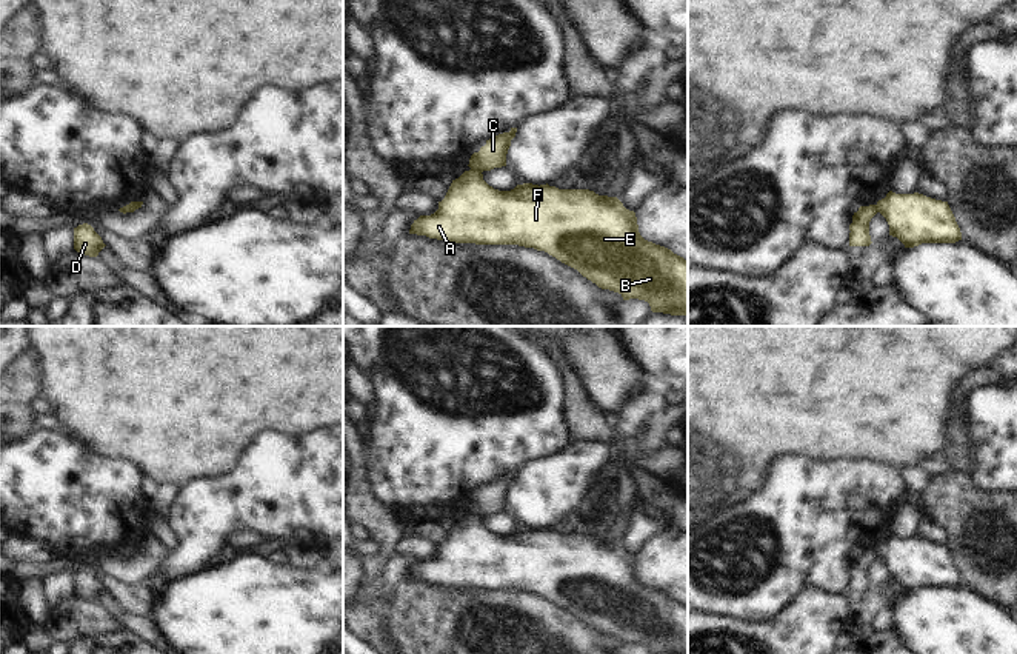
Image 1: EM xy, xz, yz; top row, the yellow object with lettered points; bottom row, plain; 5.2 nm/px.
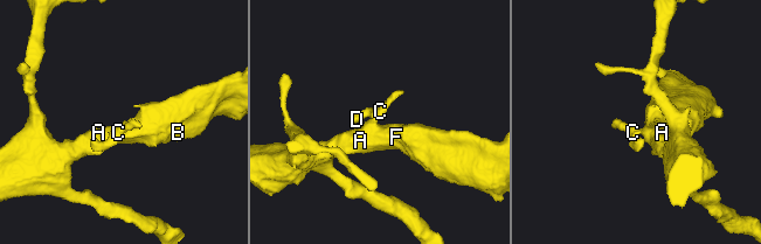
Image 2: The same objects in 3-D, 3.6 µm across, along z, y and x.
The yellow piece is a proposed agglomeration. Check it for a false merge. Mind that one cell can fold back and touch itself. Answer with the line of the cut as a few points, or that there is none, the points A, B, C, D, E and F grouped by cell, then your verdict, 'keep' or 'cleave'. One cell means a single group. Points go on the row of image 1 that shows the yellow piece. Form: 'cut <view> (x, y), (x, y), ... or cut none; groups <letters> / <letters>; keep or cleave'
cut xz (471, 168), (482, 171); groups A B E F / C D; cleave

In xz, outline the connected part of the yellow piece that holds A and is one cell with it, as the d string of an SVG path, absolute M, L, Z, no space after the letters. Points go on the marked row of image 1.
M469 169L452 180L434 214L414 220L409 234L449 243L519 245L545 251L599 288L619 292L623 300L645 300L652 312L688 315L688 262L671 249L645 240L639 232L635 212L626 209L617 197L599 195L589 189L559 189L548 183L523 183L511 191L498 191L483 180L482 171Z

